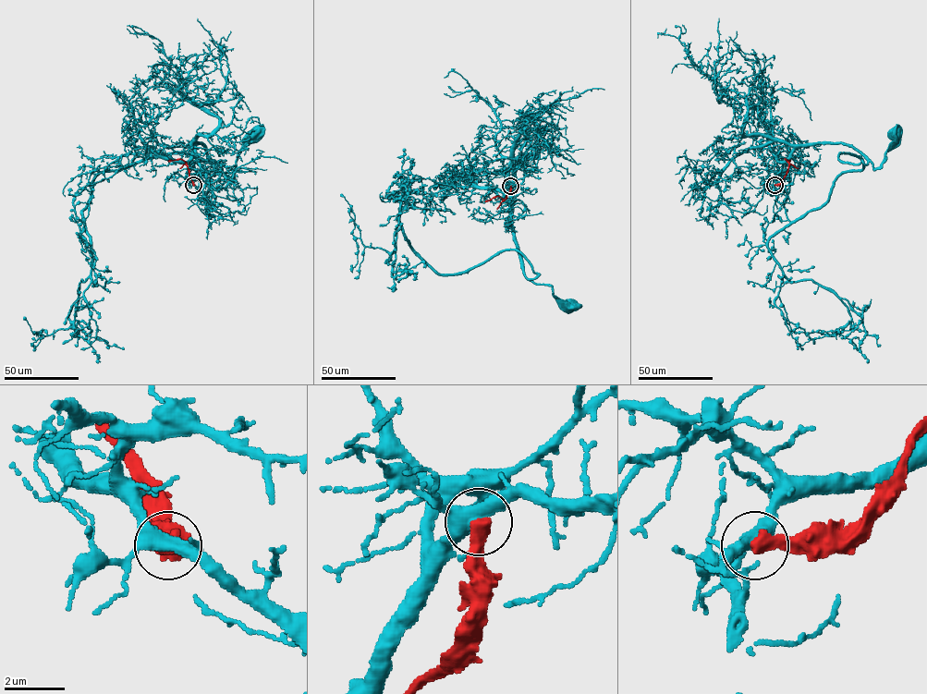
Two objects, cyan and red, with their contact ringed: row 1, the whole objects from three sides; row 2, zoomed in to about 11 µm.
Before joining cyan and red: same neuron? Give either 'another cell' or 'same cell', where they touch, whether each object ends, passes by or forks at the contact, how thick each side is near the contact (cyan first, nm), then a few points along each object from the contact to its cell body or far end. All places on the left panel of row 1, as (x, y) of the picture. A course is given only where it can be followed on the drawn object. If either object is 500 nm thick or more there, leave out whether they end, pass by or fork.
another cell; at (193, 185); cyan forks there; red ends there; 400 nm thick on the cyan side, 480 nm on the other; cyan runs (193, 185), (186, 176), (191, 150), (196, 143), (203, 146), (211, 159), (235, 169), (237, 153), (252, 134); red runs (193, 185), (187, 163), (181, 159), (167, 161)

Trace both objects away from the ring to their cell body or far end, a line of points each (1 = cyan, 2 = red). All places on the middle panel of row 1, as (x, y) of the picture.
1: (510, 186), (503, 200), (510, 208), (523, 273), (552, 286), (553, 295), (569, 305)
2: (510, 186), (505, 200), (495, 196), (484, 201)

